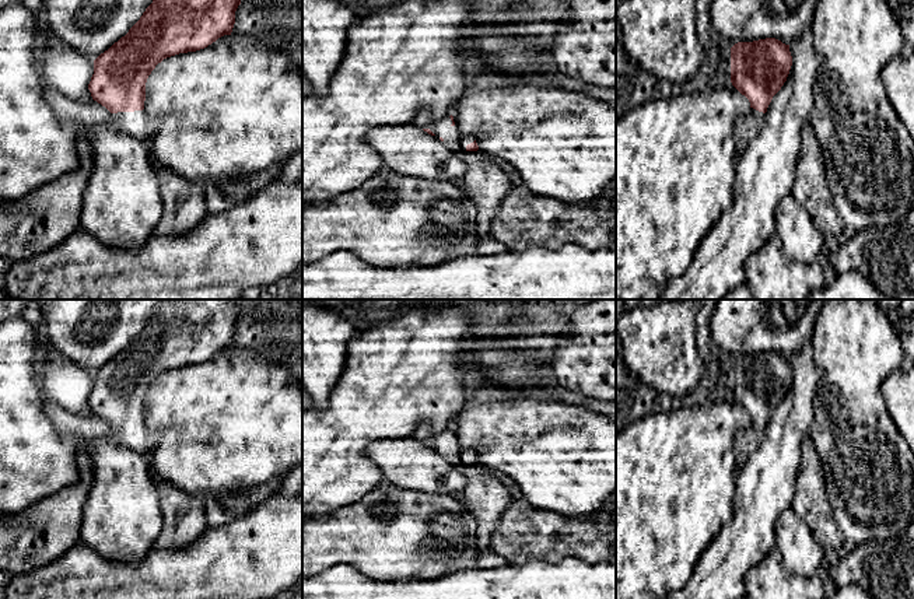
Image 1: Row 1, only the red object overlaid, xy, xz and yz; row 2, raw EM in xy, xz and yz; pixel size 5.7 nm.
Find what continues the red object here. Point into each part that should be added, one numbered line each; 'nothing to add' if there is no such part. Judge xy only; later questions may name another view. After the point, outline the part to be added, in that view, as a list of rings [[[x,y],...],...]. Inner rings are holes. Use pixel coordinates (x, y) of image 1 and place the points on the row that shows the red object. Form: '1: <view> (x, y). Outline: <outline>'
1: xy (137, 123). Outline: [[[144,111],[113,113],[115,125],[137,139],[151,139],[160,127],[160,119]]]

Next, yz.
1: yz (749, 123). Outline: [[[750,108],[749,112],[742,113],[736,122],[735,129],[735,141],[736,151],[735,157],[738,158],[746,148],[752,137],[754,137],[763,126],[766,113],[759,112]]]

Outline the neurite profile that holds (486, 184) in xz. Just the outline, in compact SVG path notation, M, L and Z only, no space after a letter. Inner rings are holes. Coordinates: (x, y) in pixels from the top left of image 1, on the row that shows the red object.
M463 151L459 155L467 167L462 181L467 196L476 204L477 234L483 241L488 238L491 220L514 185L509 176L484 151Z

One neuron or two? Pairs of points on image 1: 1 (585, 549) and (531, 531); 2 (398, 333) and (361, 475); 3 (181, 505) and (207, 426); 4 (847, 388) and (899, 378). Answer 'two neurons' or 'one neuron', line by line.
1: one neuron
2: one neuron
3: two neurons
4: two neurons

